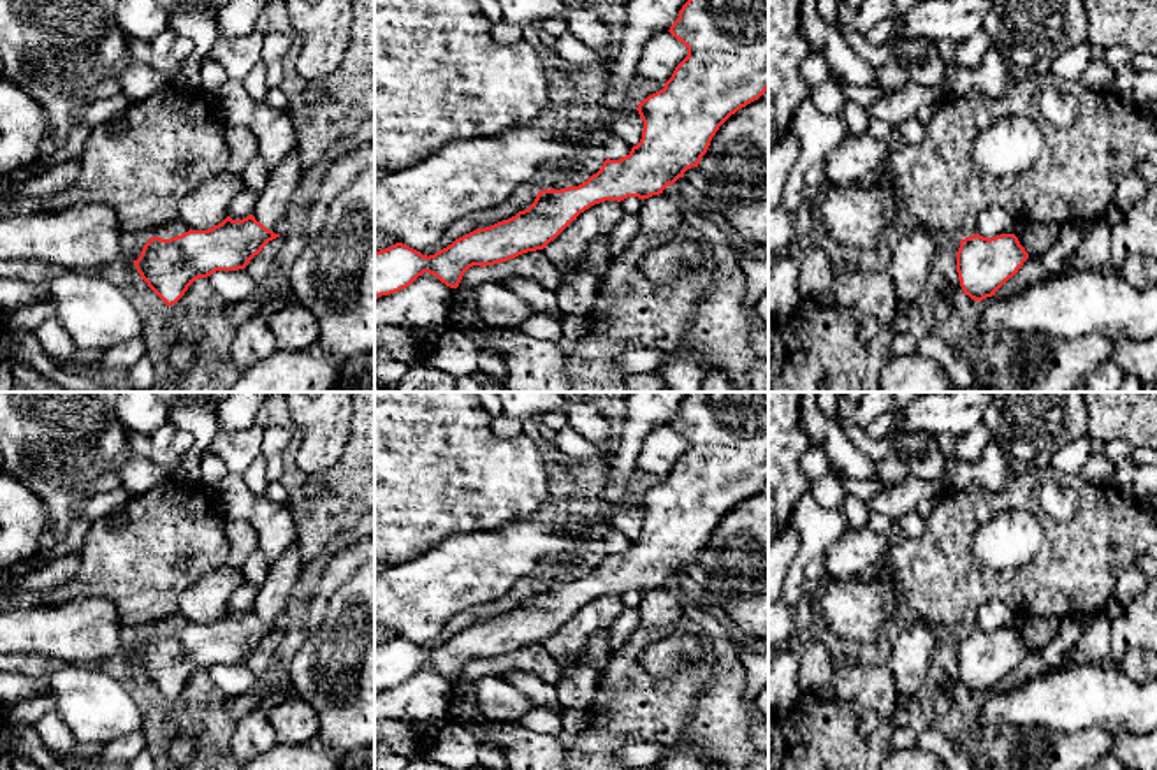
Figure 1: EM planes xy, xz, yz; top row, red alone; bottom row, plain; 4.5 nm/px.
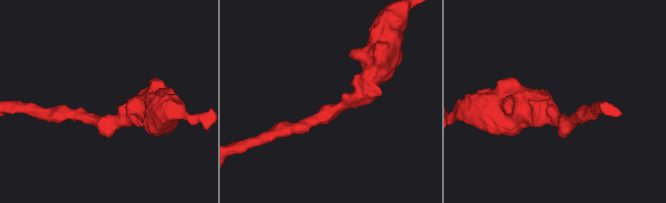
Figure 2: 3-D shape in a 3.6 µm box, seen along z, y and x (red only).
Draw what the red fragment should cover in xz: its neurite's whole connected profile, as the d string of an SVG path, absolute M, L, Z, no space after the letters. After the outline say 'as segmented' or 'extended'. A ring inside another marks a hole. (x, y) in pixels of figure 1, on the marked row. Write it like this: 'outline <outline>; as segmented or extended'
outline M688 0L668 32L688 47L688 56L675 67L663 90L638 104L637 111L644 121L642 139L626 156L607 158L601 169L578 186L538 192L528 209L477 229L434 255L422 255L403 243L375 251L375 297L399 292L424 272L457 288L473 265L494 265L543 250L591 206L659 195L684 178L688 169L698 167L719 127L768 90L768 0Z; as segmented

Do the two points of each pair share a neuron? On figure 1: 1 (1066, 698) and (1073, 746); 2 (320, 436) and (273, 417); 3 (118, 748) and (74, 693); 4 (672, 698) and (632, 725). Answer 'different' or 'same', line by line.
1: different
2: different
3: different
4: same

